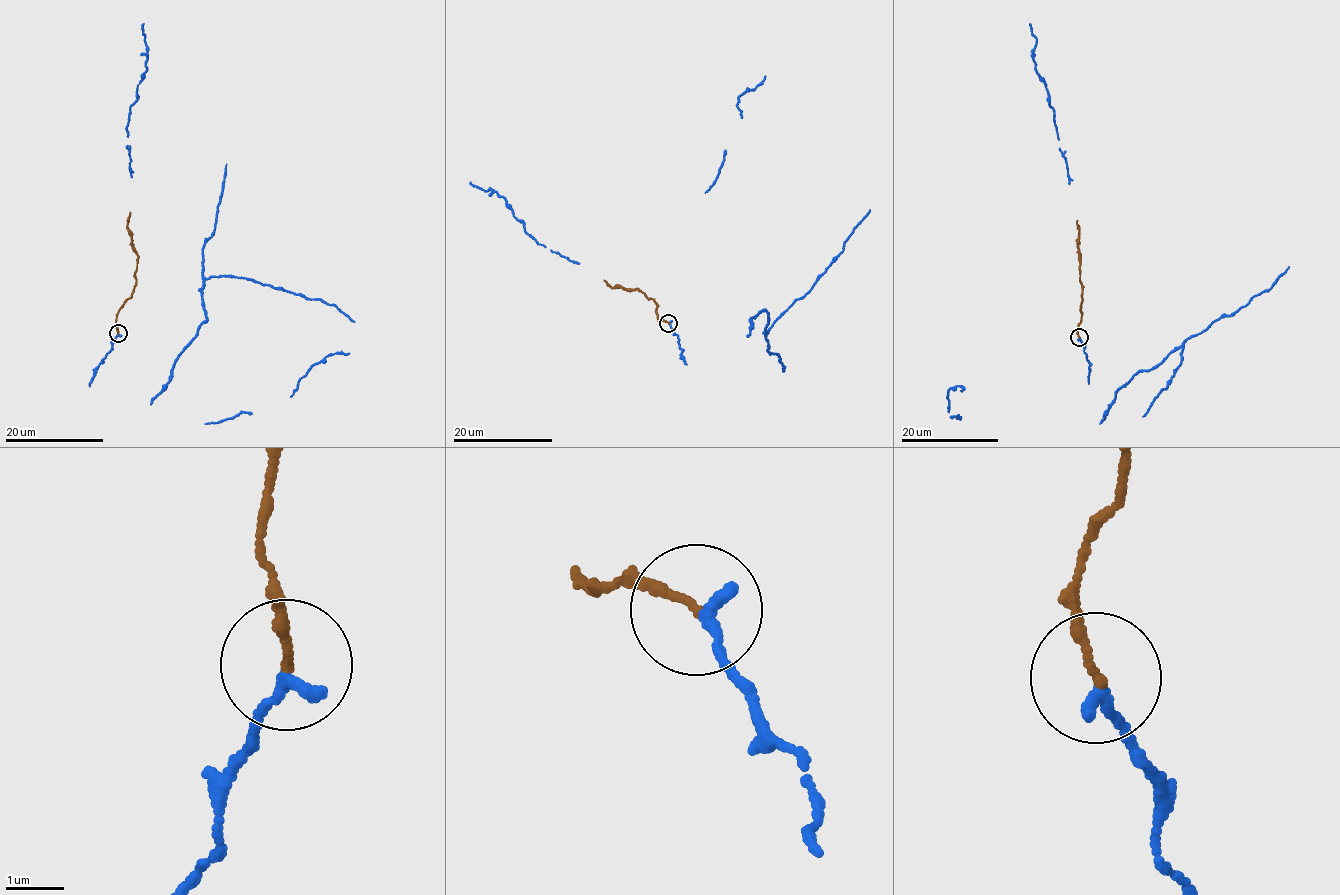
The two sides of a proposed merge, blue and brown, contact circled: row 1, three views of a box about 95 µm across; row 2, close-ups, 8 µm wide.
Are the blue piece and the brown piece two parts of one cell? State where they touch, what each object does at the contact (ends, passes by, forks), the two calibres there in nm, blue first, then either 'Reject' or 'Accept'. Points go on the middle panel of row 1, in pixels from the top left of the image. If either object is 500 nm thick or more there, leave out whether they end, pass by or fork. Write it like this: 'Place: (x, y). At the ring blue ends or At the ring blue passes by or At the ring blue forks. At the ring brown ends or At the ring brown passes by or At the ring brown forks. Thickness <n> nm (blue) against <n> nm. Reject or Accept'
Place: (668, 323). At the ring blue ends. At the ring brown ends. Thickness 220 nm (blue) against 140 nm. Accept

